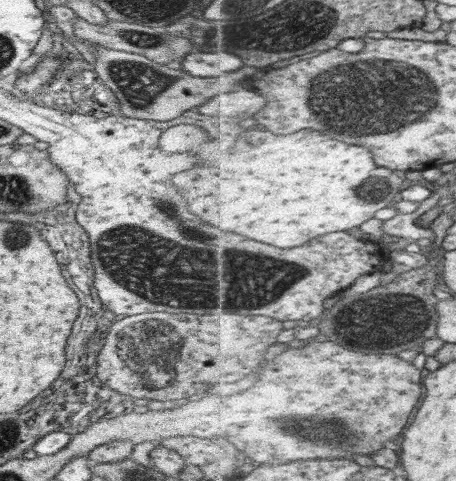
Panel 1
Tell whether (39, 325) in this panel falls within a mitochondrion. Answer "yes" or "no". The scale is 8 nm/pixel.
no

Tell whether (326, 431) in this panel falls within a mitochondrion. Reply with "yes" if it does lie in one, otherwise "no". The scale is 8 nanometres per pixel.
yes

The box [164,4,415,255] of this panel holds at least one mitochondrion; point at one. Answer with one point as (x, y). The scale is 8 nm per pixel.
(370, 190)

